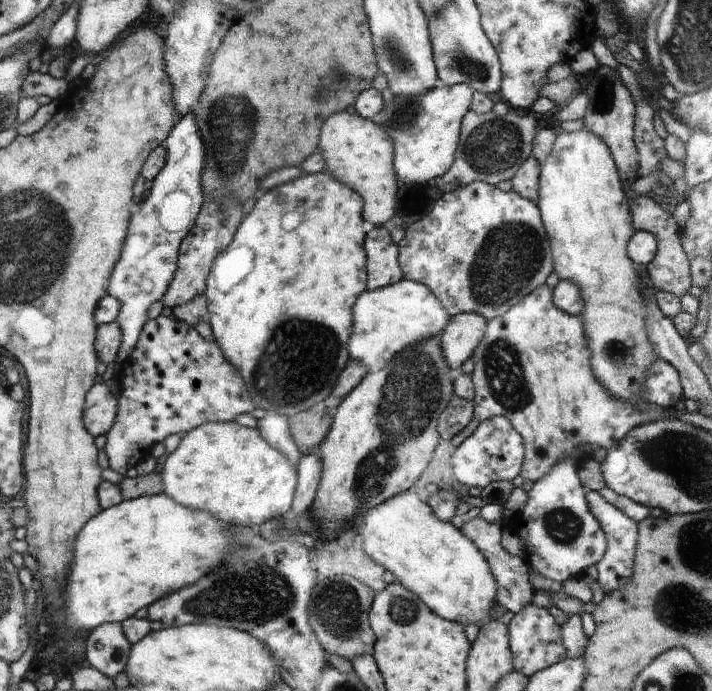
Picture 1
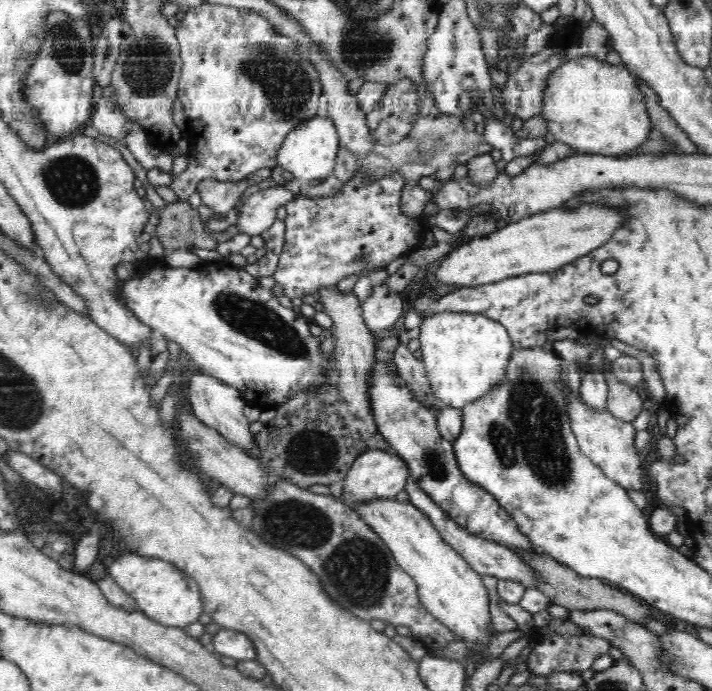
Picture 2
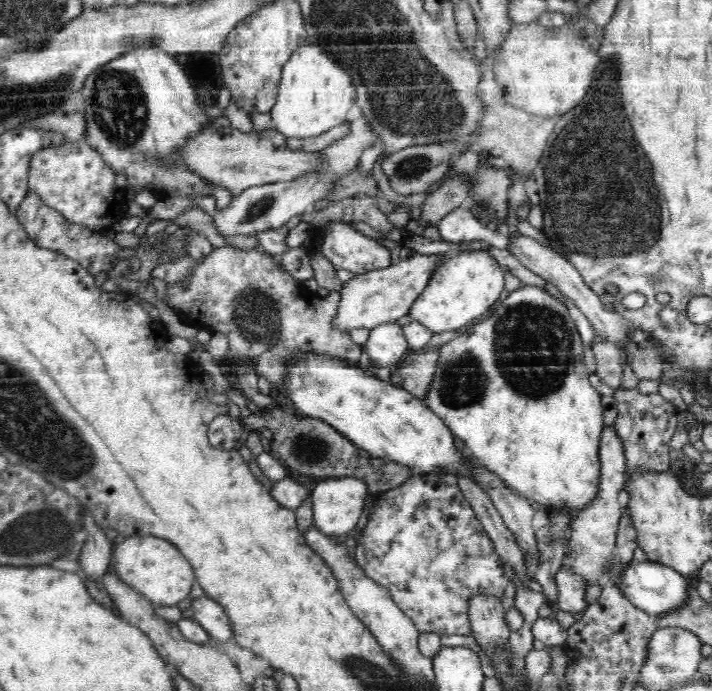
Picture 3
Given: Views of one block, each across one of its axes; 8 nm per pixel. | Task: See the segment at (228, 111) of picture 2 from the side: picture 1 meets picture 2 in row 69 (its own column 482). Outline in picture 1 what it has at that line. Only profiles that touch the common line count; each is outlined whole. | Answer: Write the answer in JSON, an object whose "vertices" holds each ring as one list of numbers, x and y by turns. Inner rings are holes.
{"vertices":[[475,181,467,184,466,187,456,188,455,191,443,193,442,198,436,202,436,205,430,213,418,218,412,224,408,225,405,230,404,237,399,242,400,244,400,264,403,266,404,278,412,281,425,284,432,290,434,296,442,302,448,314,451,317,460,313,478,313,487,321,504,316,510,308,516,306,522,299,536,288,540,288,546,282,546,278,553,269,553,252,551,251,550,237,547,235,546,226,543,224,542,213,539,211,538,204,527,198,520,196,514,191,504,192,496,185,491,185,482,181]]}

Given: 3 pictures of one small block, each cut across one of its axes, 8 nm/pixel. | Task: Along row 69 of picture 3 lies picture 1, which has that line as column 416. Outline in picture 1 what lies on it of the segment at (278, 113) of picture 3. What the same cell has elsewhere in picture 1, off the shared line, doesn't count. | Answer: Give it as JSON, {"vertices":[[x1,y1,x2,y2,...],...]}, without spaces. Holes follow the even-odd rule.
{"vertices":[[404,279,378,290,368,289,354,304,354,328,347,348,349,360,366,364,368,372,378,372,402,350,442,335,450,320,442,302,425,284]]}

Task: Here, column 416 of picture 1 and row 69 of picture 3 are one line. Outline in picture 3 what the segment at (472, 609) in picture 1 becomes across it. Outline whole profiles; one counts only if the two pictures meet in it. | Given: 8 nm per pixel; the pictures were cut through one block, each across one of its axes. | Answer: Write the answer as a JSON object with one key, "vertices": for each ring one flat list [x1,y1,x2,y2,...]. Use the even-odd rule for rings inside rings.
{"vertices":[[518,24,509,30,501,41,500,49,491,56,490,67,496,73,496,82,504,89,505,100,516,109,528,114,552,119,570,112,588,92,592,74,601,59,582,38,564,34,562,27,548,30,548,27]]}

